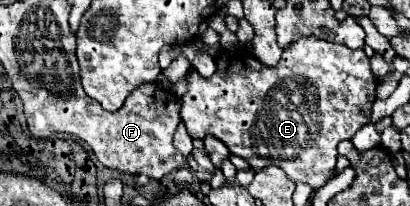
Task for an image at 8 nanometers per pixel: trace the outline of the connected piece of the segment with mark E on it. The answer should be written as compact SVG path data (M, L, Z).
M302 37L298 41L294 41L294 45L288 45L288 49L284 49L282 53L282 59L278 61L276 67L268 69L268 65L256 61L256 57L252 57L252 51L248 47L238 47L238 49L232 49L232 51L226 51L222 49L220 55L216 57L216 73L212 77L202 77L198 71L190 71L186 75L186 83L188 83L188 91L186 95L182 95L182 111L180 111L180 117L188 129L188 135L192 139L206 139L208 135L220 139L228 149L230 153L246 159L252 169L264 169L268 165L276 165L280 169L284 169L284 173L288 173L288 179L294 181L294 183L306 183L310 187L322 187L332 175L334 175L334 167L336 167L336 157L338 157L338 143L344 141L344 139L352 139L354 133L364 127L366 123L372 121L372 105L376 101L376 79L370 71L370 59L366 57L364 51L352 51L348 49L346 45L340 45L340 43L328 43L324 39L316 39L316 37Z

